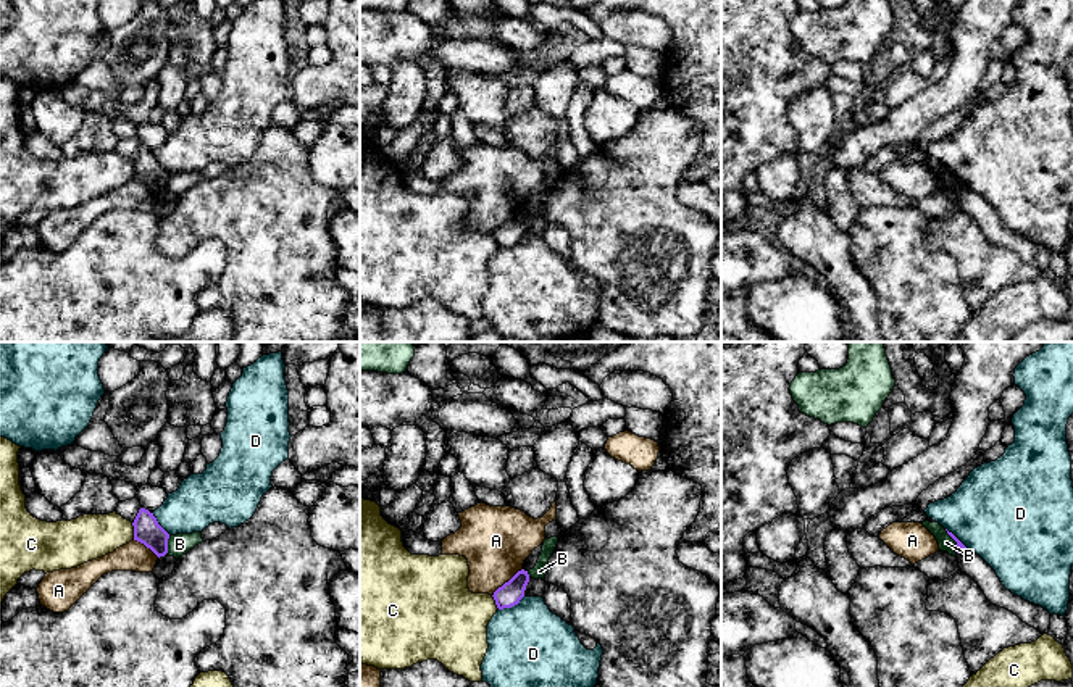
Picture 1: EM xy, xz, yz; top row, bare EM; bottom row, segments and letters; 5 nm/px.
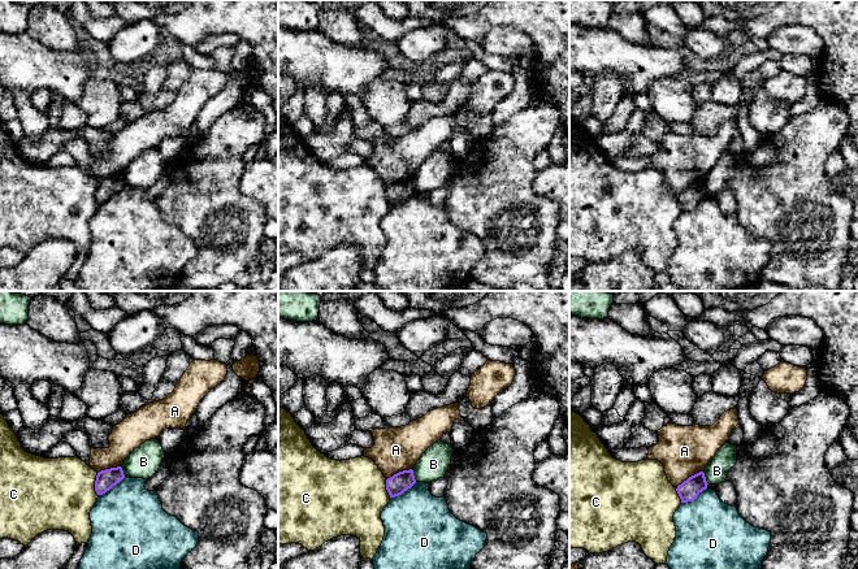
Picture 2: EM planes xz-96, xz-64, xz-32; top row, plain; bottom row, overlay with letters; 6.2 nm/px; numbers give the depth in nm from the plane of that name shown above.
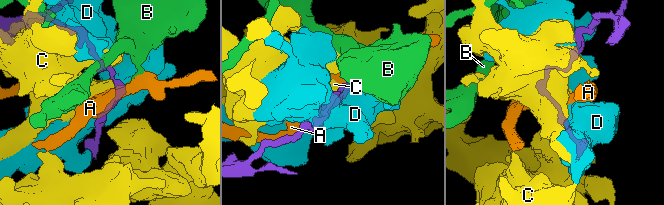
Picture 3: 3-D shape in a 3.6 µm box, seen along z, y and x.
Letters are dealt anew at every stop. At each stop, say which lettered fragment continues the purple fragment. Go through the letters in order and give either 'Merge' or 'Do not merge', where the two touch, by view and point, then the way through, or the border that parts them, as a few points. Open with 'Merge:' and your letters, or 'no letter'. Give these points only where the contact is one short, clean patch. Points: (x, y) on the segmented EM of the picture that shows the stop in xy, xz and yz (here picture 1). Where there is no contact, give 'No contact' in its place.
Merge: no letter
A: Do not merge. Touches purple at xz (505, 582)
B: Do not merge. Touches purple at xy (167, 545). Boundary: xy (170, 536), (165, 553)
C: Do not merge. Touches purple at xy (134, 531)
D: Do not merge. Touches purple at xz (512, 605)

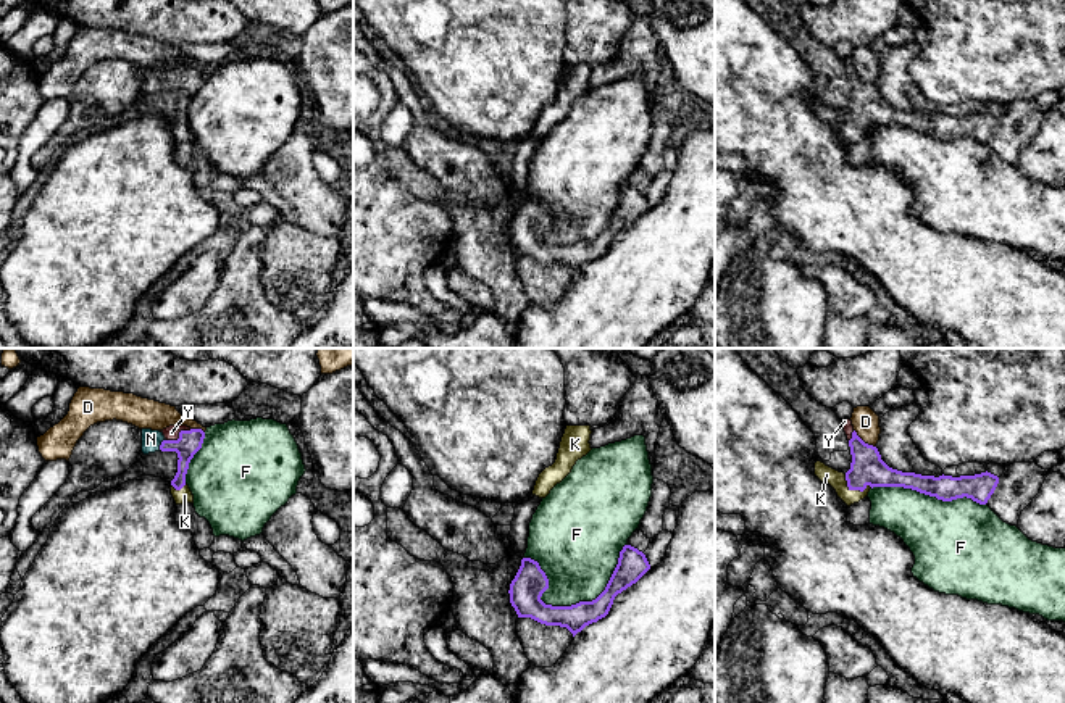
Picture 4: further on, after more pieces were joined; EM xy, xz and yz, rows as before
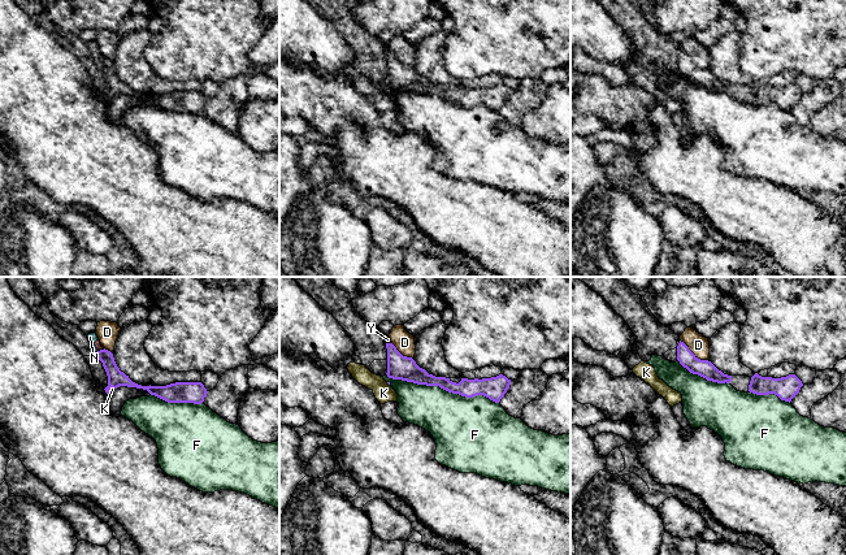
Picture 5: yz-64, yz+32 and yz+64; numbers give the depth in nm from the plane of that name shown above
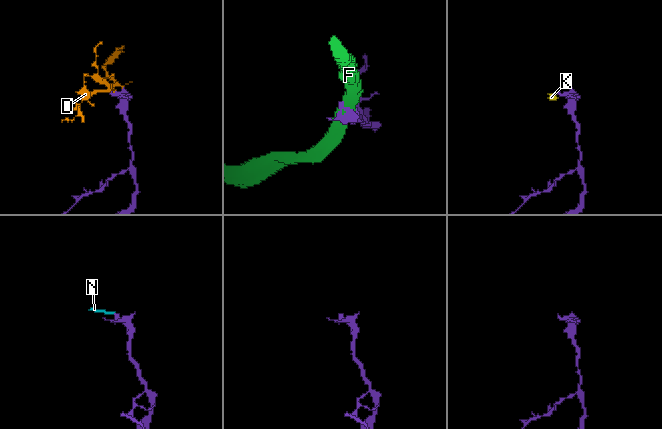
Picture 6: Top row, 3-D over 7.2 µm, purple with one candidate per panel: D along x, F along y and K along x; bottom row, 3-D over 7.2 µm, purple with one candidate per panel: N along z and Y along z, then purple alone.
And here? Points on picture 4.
Merge: K, N, Y
D: Do not merge. Touches purple at yz (862, 440)
F: Do not merge. Touches purple at xz (572, 605)
K: Merge. Touches purple at yz (854, 489). Path across: yz (867, 468), (854, 489), (826, 474)
N: Merge. Touches purple at xy (162, 444)
Y: Merge. Touches purple at xy (179, 436)

